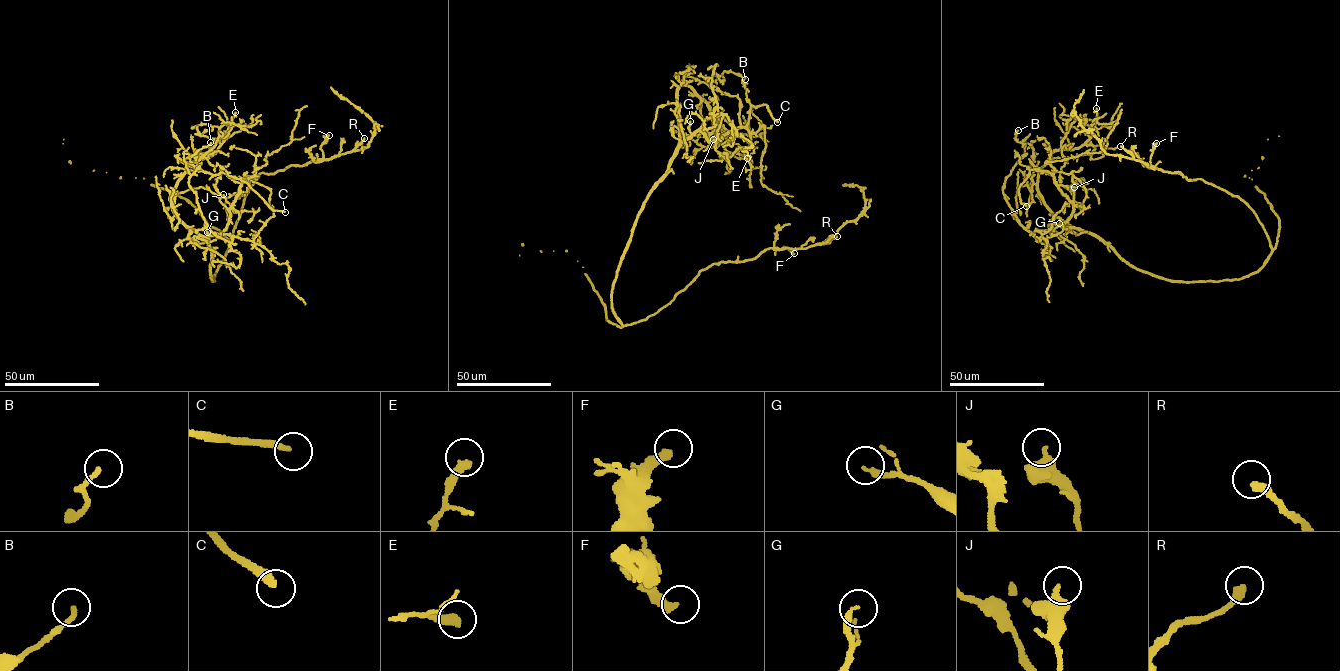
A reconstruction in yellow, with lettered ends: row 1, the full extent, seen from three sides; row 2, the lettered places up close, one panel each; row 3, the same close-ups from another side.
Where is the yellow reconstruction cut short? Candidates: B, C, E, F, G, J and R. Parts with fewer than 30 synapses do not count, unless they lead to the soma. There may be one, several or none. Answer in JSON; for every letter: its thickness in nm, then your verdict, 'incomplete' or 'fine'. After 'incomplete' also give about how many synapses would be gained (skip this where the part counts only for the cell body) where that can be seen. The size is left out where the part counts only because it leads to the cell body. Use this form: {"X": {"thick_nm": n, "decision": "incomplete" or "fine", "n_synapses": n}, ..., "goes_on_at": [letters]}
{"B": {"thick_nm": 180, "decision": "fine"}, "C": {"thick_nm": 280, "decision": "incomplete", "n_synapses": 60}, "E": {"thick_nm": 360, "decision": "fine"}, "F": {"thick_nm": 320, "decision": "incomplete", "n_synapses": 80}, "G": {"thick_nm": 200, "decision": "fine"}, "J": {"thick_nm": 440, "decision": "fine"}, "R": {"thick_nm": 280, "decision": "incomplete", "n_synapses": 45}, "goes_on_at": ["C", "F", "R"]}

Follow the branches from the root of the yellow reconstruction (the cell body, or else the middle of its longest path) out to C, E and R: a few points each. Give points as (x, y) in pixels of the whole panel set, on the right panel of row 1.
C: (1236, 279), (1132, 267), (1063, 228), (1072, 202), (1046, 171), (1020, 185), (1026, 206)
E: (1236, 279), (1182, 282), (1143, 272), (1052, 214), (1038, 190), (1038, 172), (1052, 152), (1085, 144), (1096, 108)
R: (1236, 279), (1257, 272), (1271, 251), (1253, 210), (1201, 179), (1147, 167), (1120, 146)

